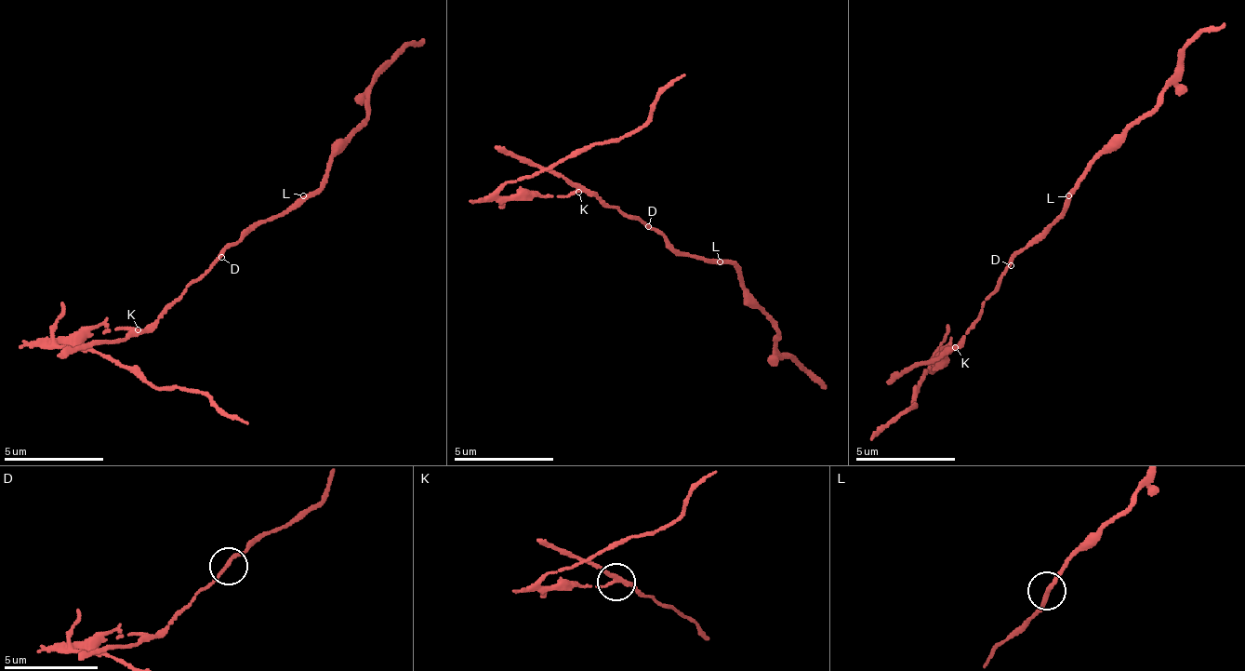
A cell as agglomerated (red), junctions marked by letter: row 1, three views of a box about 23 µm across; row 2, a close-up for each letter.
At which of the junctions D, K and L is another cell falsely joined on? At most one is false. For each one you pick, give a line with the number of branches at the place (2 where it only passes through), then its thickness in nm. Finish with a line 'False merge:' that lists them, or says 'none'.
K: 3 branches meet; 200 nm thick
False merge: K

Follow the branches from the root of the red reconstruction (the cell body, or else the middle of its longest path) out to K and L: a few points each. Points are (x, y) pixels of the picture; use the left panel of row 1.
K: (221, 251), (152, 324), (139, 328)
L: (221, 251), (242, 243), (252, 229), (284, 215), (303, 195)

